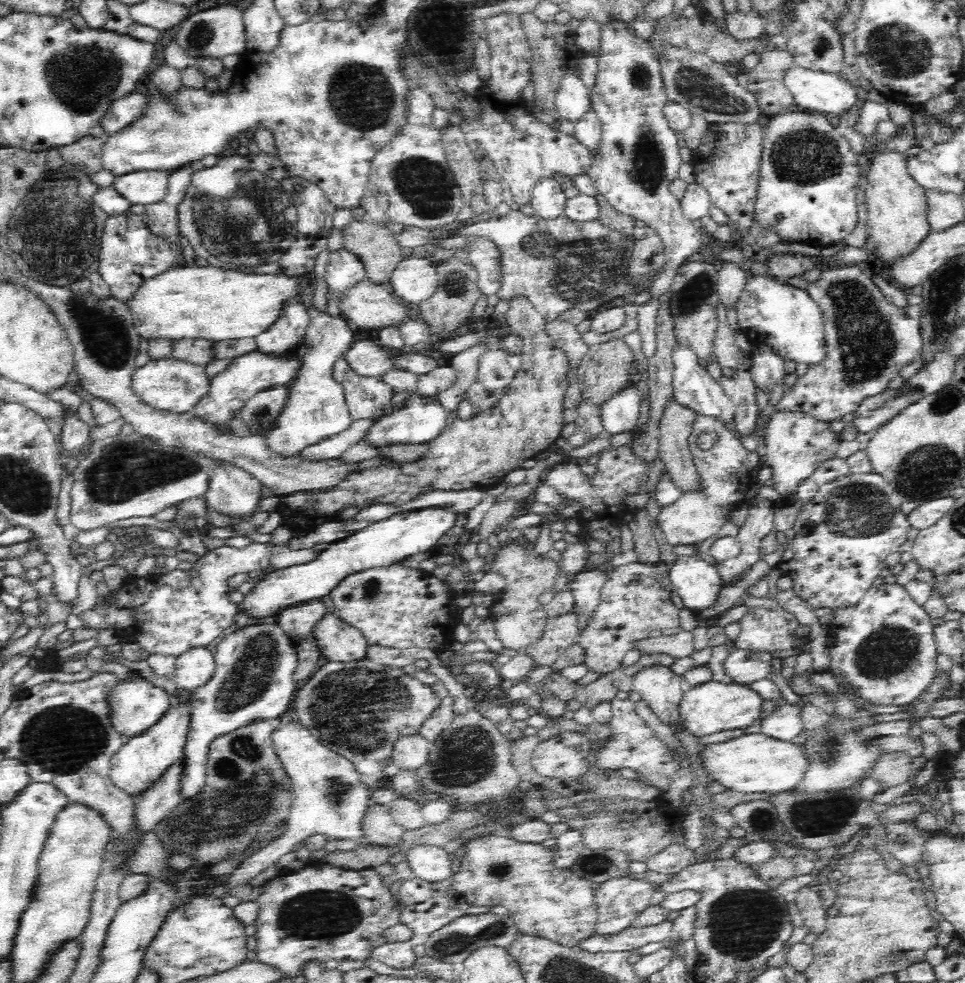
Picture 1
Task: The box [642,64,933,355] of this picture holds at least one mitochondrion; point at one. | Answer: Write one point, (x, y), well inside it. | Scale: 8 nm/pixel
(803, 155)

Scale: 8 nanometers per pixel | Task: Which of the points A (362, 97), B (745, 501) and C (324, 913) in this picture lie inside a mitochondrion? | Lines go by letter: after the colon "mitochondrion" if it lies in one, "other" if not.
A: mitochondrion
B: other
C: mitochondrion

